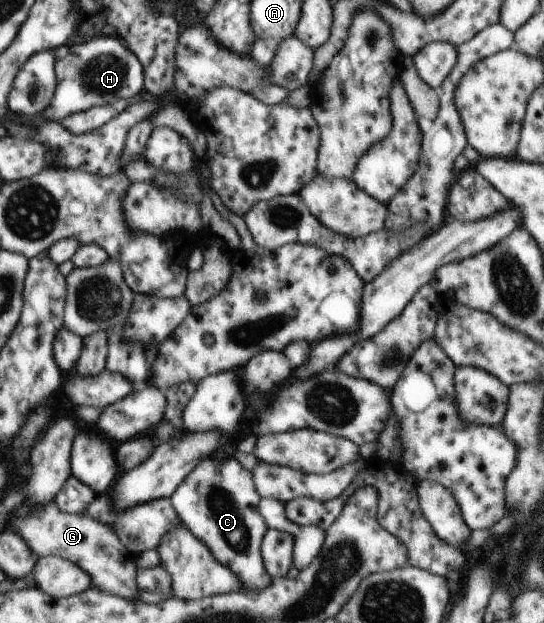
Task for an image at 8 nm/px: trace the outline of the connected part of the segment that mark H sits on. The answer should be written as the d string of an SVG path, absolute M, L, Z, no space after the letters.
M94 37L88 43L64 44L54 51L58 87L41 116L49 122L61 122L98 105L112 105L118 100L130 102L130 99L142 93L142 89L147 88L147 81L142 81L142 65L138 57L114 37Z

